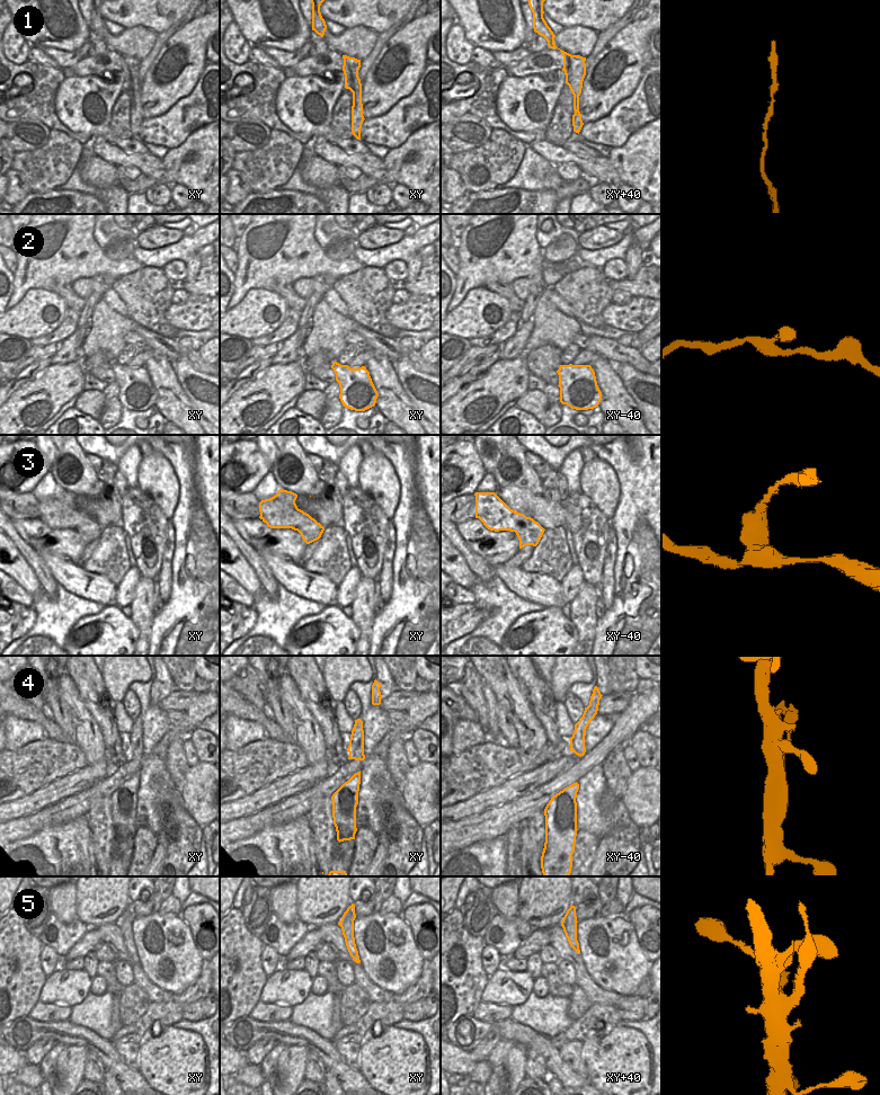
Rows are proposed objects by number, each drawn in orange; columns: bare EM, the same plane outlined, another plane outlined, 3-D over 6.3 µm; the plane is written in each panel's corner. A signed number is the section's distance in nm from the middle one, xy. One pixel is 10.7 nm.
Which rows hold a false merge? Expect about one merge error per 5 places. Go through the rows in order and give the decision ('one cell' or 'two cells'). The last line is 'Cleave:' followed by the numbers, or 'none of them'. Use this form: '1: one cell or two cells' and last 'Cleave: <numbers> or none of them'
1: one cell
2: one cell
3: two cells
4: two cells
5: one cell
Cleave: 3, 4

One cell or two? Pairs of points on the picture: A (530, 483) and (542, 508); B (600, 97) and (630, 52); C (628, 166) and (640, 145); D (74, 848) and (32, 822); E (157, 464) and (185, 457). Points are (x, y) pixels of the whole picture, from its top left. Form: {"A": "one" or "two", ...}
{"A": "two", "B": "one", "C": "one", "D": "two", "E": "two"}

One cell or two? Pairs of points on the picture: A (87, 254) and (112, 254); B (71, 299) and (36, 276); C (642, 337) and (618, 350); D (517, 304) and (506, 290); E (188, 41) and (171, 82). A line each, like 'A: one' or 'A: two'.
A: two
B: two
C: two
D: one
E: one

